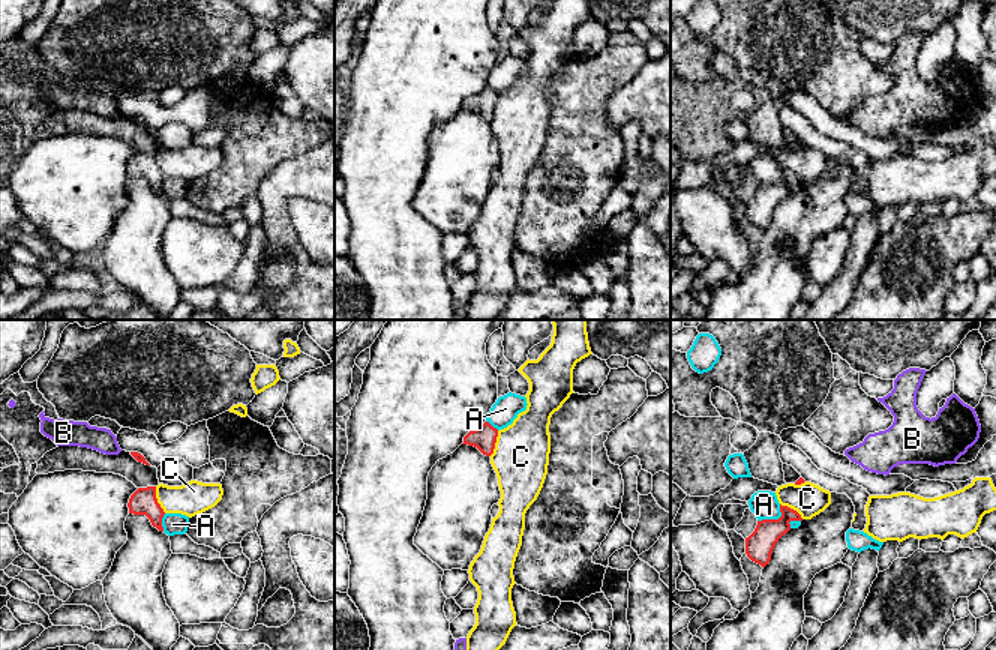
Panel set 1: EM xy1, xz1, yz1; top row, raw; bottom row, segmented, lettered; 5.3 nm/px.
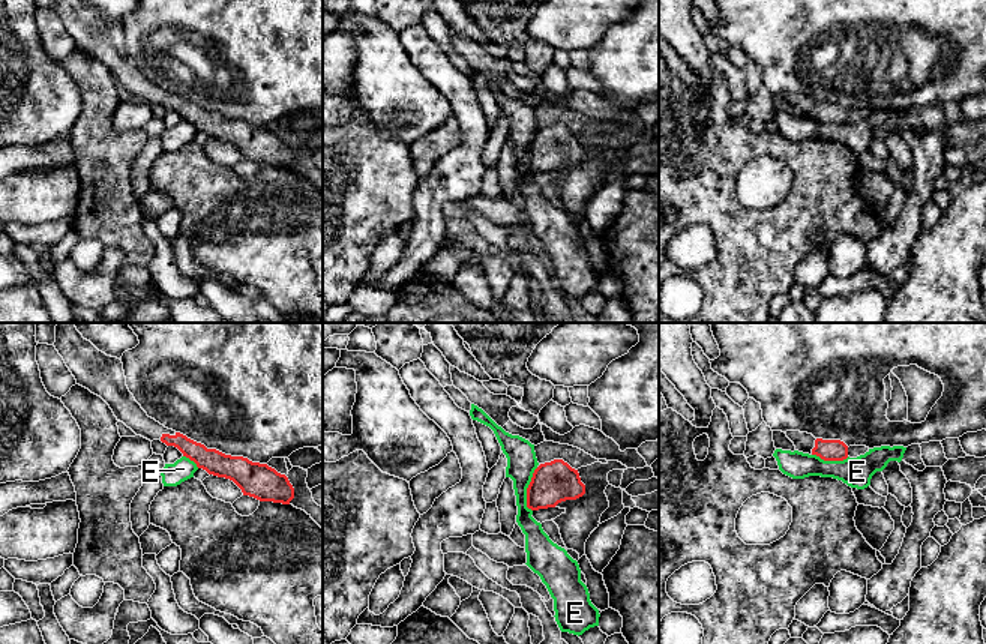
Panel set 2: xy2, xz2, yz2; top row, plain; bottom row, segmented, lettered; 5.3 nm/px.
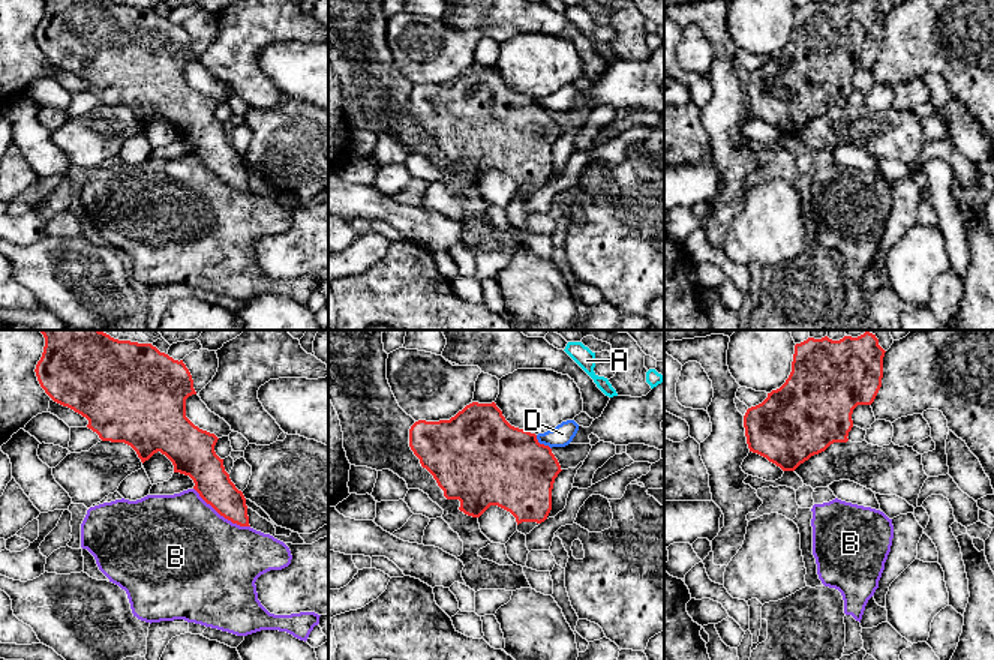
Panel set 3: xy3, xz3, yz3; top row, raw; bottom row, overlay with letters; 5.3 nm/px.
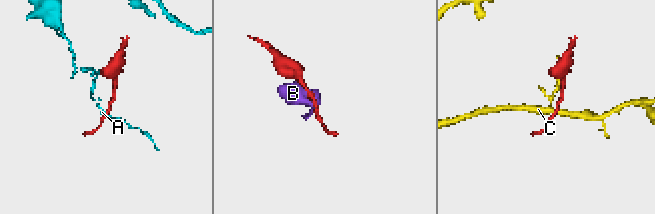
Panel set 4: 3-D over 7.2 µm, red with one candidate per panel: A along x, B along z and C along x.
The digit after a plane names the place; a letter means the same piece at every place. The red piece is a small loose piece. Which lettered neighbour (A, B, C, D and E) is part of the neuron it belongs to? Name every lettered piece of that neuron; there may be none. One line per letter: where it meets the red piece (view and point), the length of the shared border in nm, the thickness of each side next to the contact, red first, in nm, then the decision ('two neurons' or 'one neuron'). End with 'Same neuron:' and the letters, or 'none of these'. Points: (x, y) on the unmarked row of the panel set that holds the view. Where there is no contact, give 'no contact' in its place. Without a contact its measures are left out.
A: yz1 (774, 183) | 160 nm | 150/150 nm | two neurons
B: xy3 (221, 179) | 360 nm | 190/500 nm | two neurons
C: xy1 (156, 164) | 160 nm | 140/180 nm | two neurons
D: xz3 (541, 108) | 120 nm | 440/110 nm | two neurons
E: xz2 (527, 153) | 240 nm | 220/160 nm | two neurons
Same neuron: none of these

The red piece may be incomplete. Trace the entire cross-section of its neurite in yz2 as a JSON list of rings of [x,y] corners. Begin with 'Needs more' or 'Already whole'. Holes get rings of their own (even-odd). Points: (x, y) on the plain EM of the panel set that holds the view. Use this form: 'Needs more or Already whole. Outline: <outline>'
Already whole. Outline: [[[816,102],[812,119],[816,119],[824,125],[843,125],[848,122],[848,110],[840,104]]]

